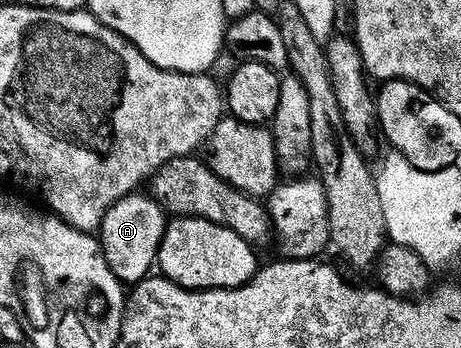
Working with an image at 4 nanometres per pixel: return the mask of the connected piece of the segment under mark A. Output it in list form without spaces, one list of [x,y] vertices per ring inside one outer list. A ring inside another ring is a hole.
[[[144,191],[128,193],[106,211],[98,230],[100,250],[110,271],[125,286],[131,287],[153,272],[165,224],[166,210]]]

